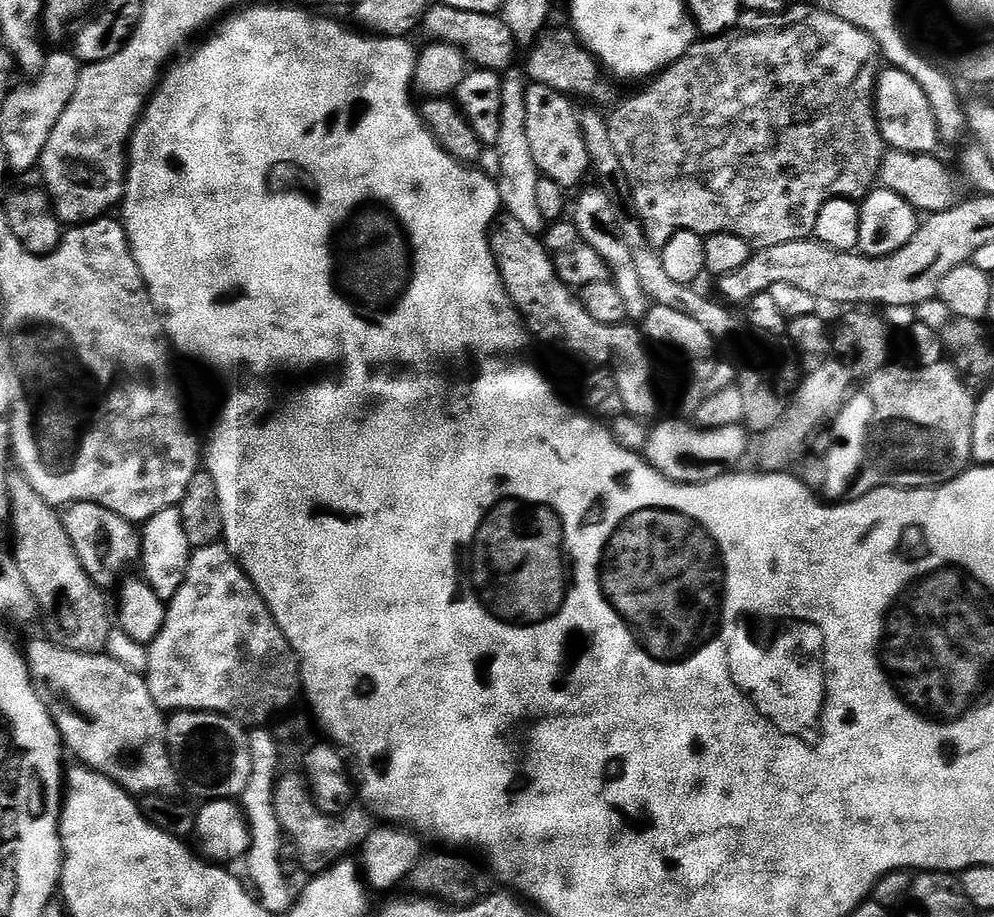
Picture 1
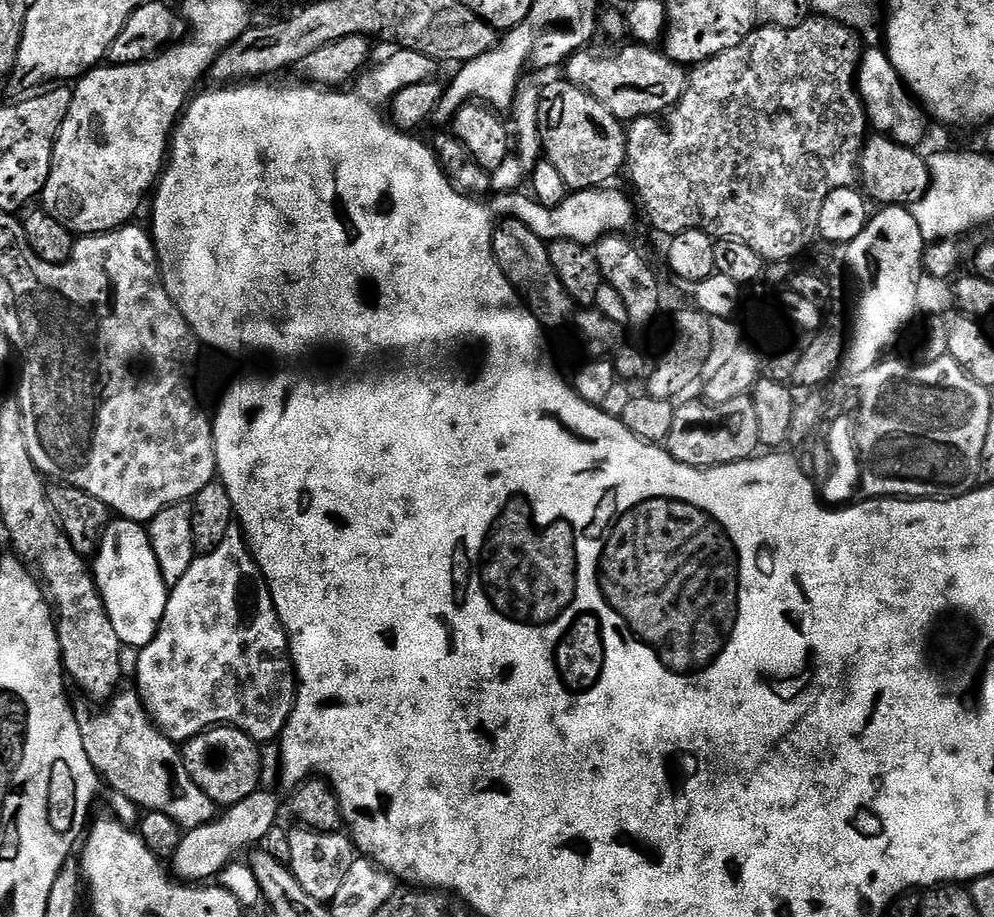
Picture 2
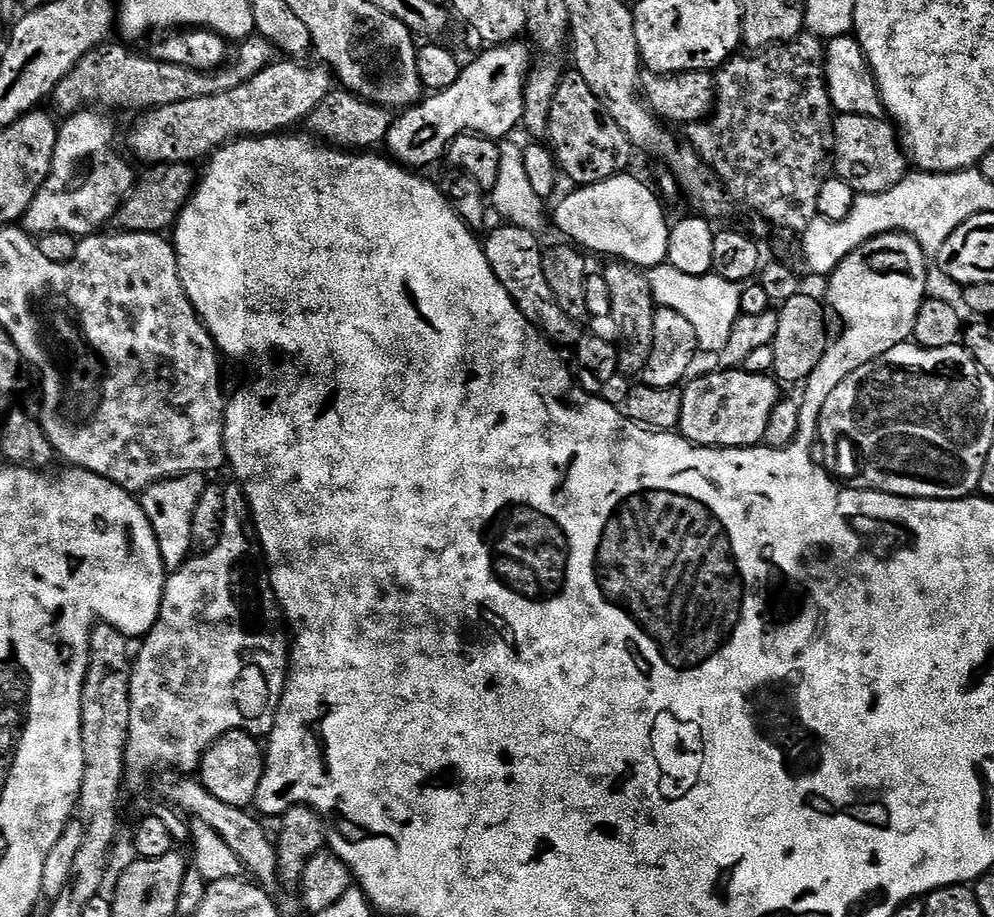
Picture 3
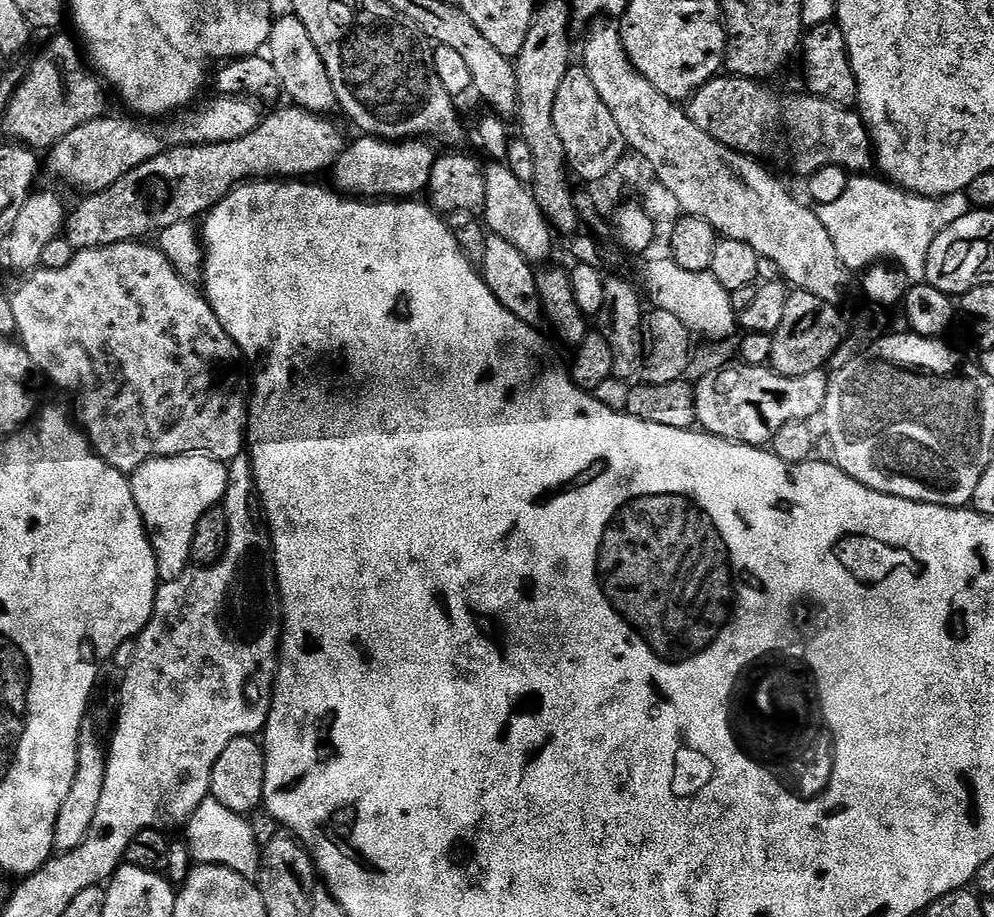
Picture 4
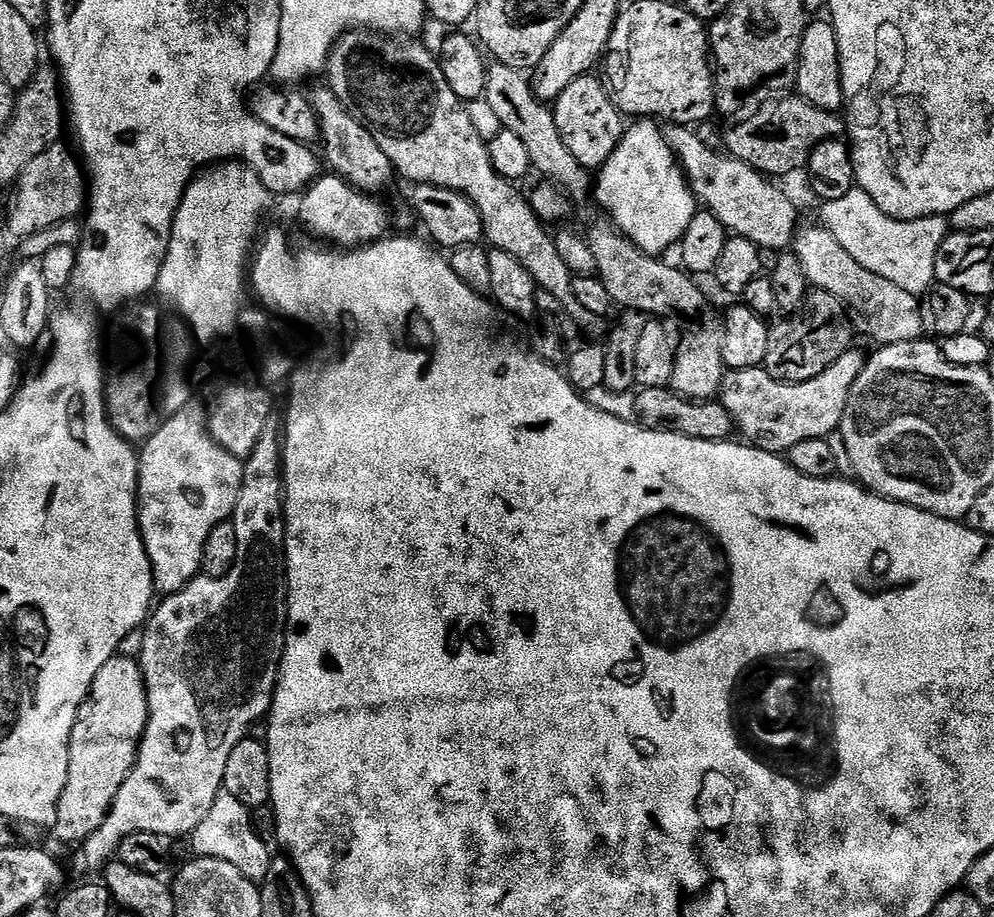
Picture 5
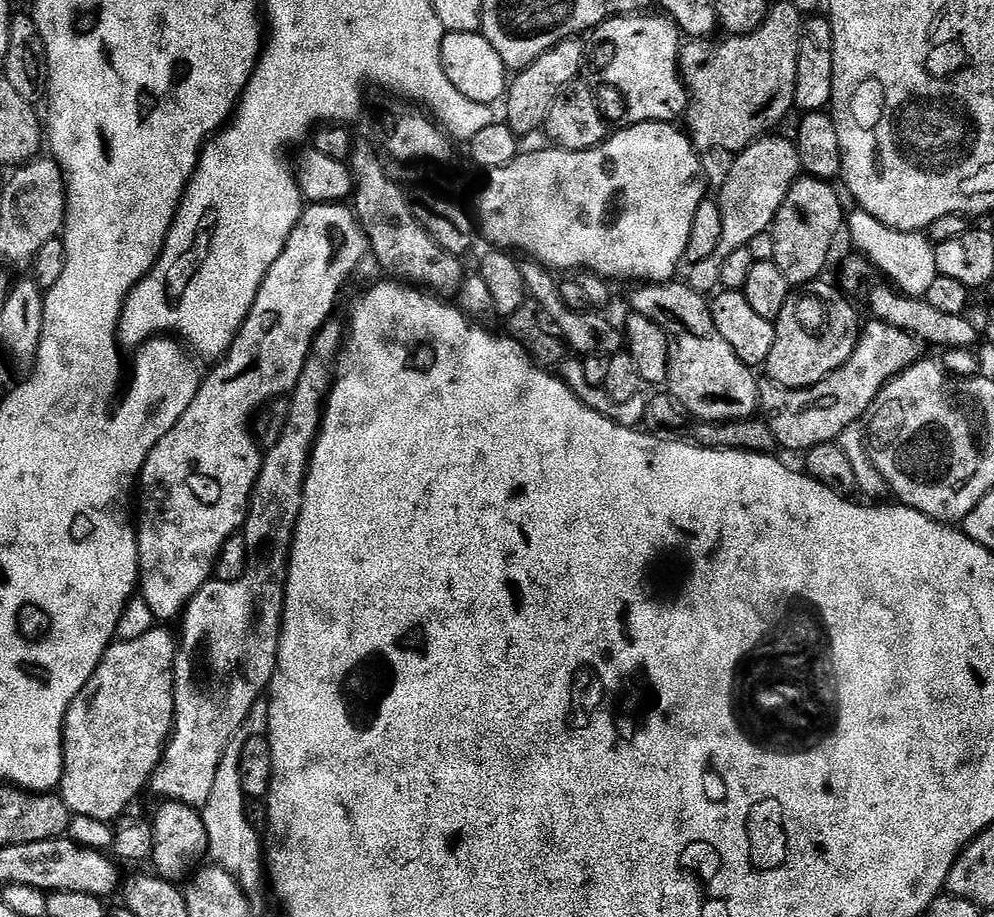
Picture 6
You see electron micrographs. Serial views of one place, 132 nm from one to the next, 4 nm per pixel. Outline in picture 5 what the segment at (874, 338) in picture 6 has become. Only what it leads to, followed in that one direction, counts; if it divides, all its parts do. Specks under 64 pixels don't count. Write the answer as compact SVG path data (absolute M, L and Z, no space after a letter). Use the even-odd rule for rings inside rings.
M856 351L844 352L830 367L822 370L822 374L801 384L775 380L763 367L725 371L718 393L719 403L724 404L730 412L739 435L744 435L741 437L751 447L764 452L786 454L790 446L798 446L798 442L806 442L806 438L831 437L839 429L850 390L866 363L865 353Z

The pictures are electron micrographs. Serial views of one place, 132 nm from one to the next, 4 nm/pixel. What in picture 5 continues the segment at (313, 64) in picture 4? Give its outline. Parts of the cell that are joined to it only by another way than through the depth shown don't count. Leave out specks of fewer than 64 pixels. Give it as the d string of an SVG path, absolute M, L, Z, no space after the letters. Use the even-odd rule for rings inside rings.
M327 86L316 88L310 92L310 99L314 106L314 114L318 114L320 123L320 140L324 144L322 160L328 164L333 173L352 184L360 192L380 194L380 191L394 180L394 169L390 158L386 158L386 150L374 142L374 134L362 126L362 122L346 106L342 106L342 98L334 94L334 90Z

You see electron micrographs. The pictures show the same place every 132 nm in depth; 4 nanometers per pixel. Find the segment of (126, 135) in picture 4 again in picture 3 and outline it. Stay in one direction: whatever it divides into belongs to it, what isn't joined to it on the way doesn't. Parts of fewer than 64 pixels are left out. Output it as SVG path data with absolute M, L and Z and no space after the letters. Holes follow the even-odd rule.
M280 58L273 63L267 64L265 68L263 68L262 70L258 70L258 74L254 74L254 78L250 78L250 82L242 82L242 86L237 86L236 89L234 90L226 90L226 94L214 94L213 96L207 96L206 98L190 98L190 102L174 102L170 106L162 106L161 108L154 108L154 109L145 111L143 115L141 115L144 117L142 117L141 120L138 121L137 124L133 126L132 133L130 133L128 136L129 142L132 143L133 150L136 151L137 157L135 156L135 159L137 161L139 161L138 159L145 160L146 162L145 165L148 165L148 166L155 166L158 164L192 164L193 162L197 162L196 160L202 159L203 156L204 156L204 159L211 157L212 153L217 152L219 148L224 147L225 144L232 143L232 141L234 140L238 140L241 138L251 138L253 136L275 136L277 134L283 133L285 130L295 129L295 128L292 128L295 126L295 124L303 125L305 121L307 121L308 117L312 115L312 111L315 110L316 107L318 106L318 102L322 102L322 98L326 98L326 94L330 94L332 91L334 91L333 73L329 71L329 69L325 67L323 63L320 63L320 62L315 62L316 64L304 64L304 63L308 63L308 62L301 62L299 59L296 59L296 58Z

